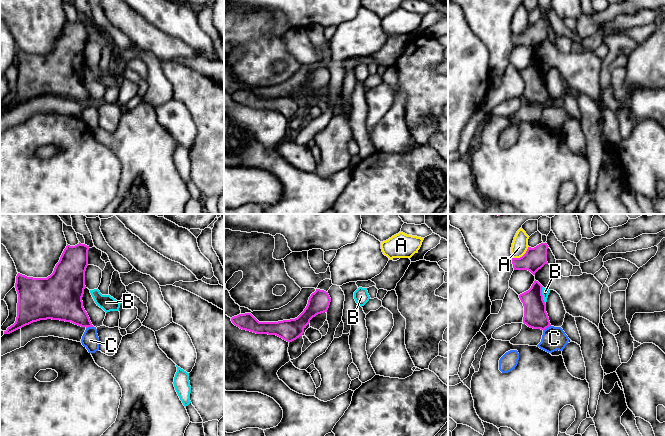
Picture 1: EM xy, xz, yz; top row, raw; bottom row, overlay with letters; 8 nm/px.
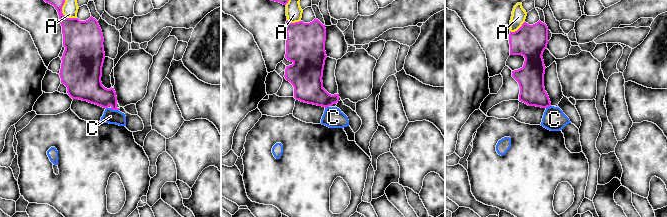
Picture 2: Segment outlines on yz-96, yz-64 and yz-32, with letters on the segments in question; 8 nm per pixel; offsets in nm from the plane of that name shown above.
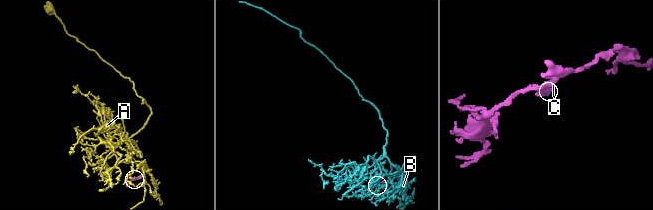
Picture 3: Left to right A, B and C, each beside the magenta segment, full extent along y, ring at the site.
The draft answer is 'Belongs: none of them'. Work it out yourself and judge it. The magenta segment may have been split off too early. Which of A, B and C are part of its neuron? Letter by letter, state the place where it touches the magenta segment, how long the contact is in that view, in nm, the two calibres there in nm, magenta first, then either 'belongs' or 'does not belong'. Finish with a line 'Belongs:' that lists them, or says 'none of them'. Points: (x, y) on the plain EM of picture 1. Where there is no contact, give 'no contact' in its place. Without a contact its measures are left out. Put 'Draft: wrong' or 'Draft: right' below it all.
A: contact yz (522, 32); length 170 nm; calibres 180 and 130 nm; does not belong
B: contact yz (542, 71); length 150 nm; calibres 190 and 60 nm; does not belong
C: contact xy (89, 102); length 70 nm; calibres 260 and 140 nm; does not belong
Belongs: none of them
Draft: right

